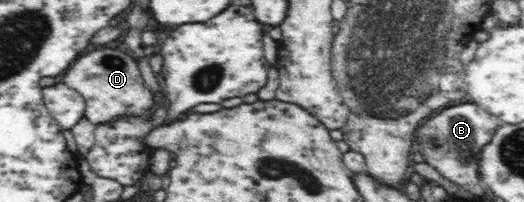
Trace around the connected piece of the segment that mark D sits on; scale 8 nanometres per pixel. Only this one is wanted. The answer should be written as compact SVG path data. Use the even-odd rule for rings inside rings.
M98 48L79 58L65 73L62 81L85 100L84 116L95 126L113 125L129 117L145 117L154 107L155 95L144 86L137 61L130 52Z

